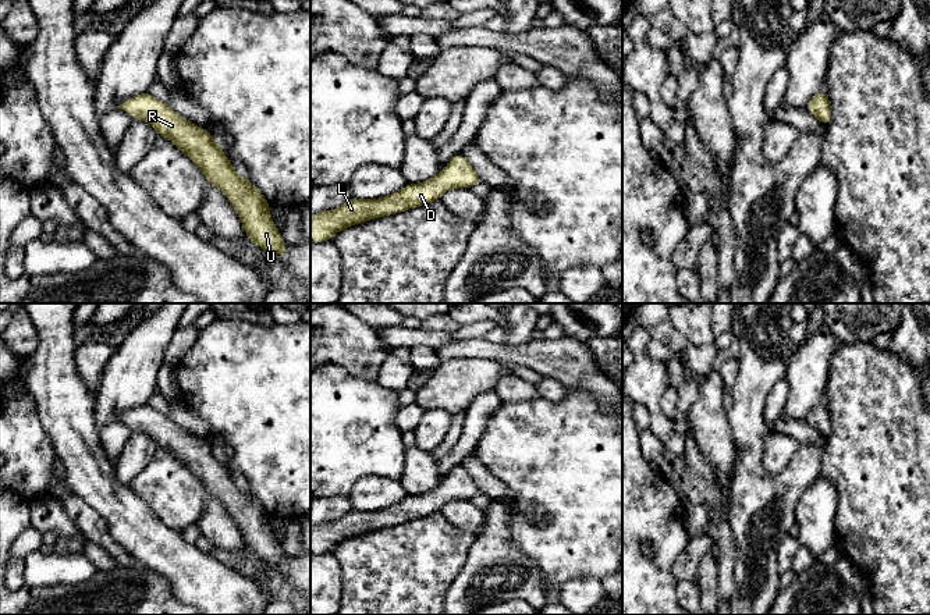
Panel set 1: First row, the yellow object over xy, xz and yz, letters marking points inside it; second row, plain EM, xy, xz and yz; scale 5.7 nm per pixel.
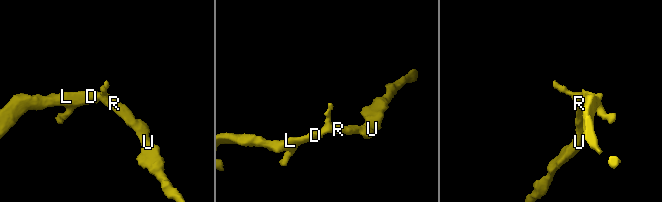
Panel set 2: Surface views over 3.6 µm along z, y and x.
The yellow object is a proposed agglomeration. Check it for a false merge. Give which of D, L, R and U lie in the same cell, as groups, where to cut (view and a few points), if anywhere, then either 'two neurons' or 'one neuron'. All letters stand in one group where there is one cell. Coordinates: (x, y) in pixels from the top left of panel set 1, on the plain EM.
groups D L R U; cut none; one neuron

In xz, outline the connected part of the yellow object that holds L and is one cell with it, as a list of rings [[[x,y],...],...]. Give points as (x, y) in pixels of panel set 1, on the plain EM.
[[[462,465],[452,468],[440,486],[420,495],[408,495],[390,508],[366,512],[351,509],[342,518],[319,526],[310,526],[310,554],[330,552],[331,548],[354,536],[401,525],[425,515],[440,512],[447,501],[472,500],[482,490]]]

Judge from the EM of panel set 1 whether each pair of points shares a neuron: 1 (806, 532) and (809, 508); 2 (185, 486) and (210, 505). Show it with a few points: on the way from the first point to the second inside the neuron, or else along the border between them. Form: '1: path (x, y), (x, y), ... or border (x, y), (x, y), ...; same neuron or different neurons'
1: path (809, 526), (809, 514); same neuron
2: border (206, 493), (202, 501), (202, 512), (195, 522); different neurons

